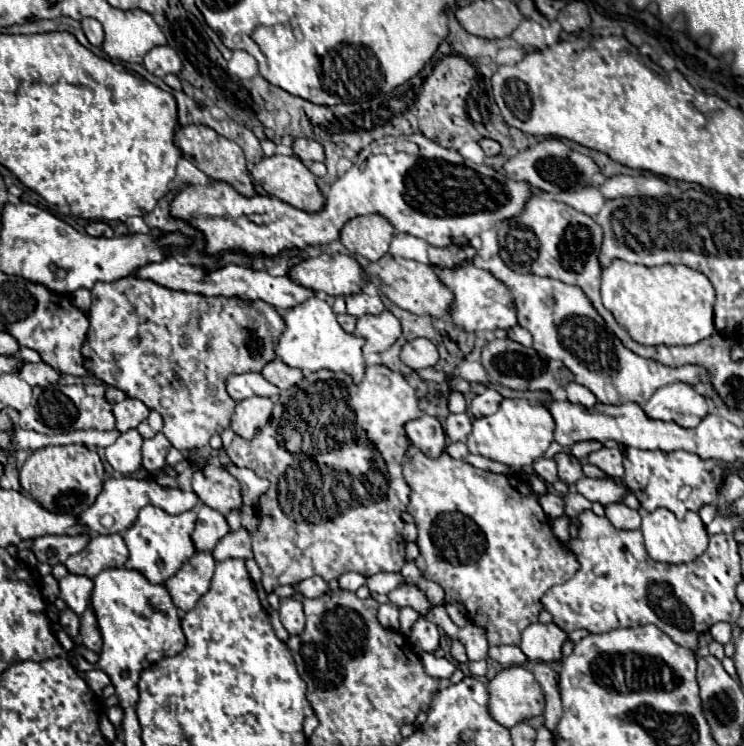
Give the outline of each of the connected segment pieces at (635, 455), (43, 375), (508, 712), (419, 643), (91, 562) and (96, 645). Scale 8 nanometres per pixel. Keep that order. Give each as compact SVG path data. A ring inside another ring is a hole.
M627 449L625 457L623 457L623 467L625 467L625 475L623 475L623 483L627 485L627 489L639 499L641 507L645 511L655 511L659 507L665 507L673 513L679 515L679 499L677 493L683 485L691 487L689 497L683 501L685 509L691 511L699 511L703 505L709 503L717 503L719 499L719 487L723 483L723 467L719 461L707 459L703 461L699 455L695 453L687 453L687 451L643 451L643 449Z
M23 361L23 369L19 369L19 373L15 373L19 379L23 379L25 383L29 383L31 387L39 385L39 387L47 387L51 383L59 381L59 371L55 371L53 367L49 367L47 363L25 363Z
M519 665L507 667L489 681L491 715L508 729L543 713L545 695L535 675Z
M419 617L417 623L413 625L413 631L411 631L410 641L413 644L415 653L419 654L421 651L427 651L427 653L435 653L439 649L440 633L435 623Z
M95 535L89 545L65 561L69 573L95 577L107 567L123 567L129 557L127 545L121 535Z
M91 607L81 615L81 633L79 633L79 639L81 639L81 643L87 649L91 649L95 653L99 653L101 647L103 647L101 633L99 633L99 627L97 627L97 619L95 619L95 613L93 613Z

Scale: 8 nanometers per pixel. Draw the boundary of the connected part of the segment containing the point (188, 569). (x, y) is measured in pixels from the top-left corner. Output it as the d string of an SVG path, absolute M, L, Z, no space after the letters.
M197 551L167 583L167 591L173 597L173 603L181 611L189 611L195 603L209 591L211 577L215 571L215 559L211 553Z

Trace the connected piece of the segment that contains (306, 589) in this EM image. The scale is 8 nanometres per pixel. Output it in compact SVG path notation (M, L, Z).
M309 577L309 579L305 579L305 581L301 581L299 585L297 585L297 591L303 595L303 597L321 597L321 595L325 595L327 591L329 591L329 587L327 587L327 583L321 579L321 577Z

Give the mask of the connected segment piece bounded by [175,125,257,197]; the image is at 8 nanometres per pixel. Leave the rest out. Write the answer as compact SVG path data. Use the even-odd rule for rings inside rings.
M187 125L187 127L179 127L175 133L175 145L183 151L183 157L193 161L195 167L199 171L203 171L209 179L215 181L225 181L227 185L231 185L237 193L241 193L243 197L255 197L255 185L251 181L249 171L245 169L245 157L241 147L235 141L229 141L221 135L217 135L213 129L203 127L203 125Z

